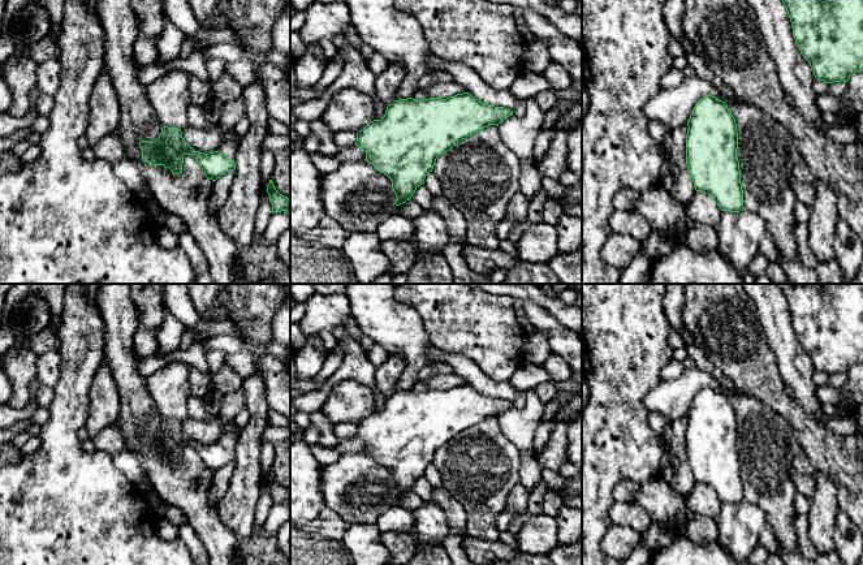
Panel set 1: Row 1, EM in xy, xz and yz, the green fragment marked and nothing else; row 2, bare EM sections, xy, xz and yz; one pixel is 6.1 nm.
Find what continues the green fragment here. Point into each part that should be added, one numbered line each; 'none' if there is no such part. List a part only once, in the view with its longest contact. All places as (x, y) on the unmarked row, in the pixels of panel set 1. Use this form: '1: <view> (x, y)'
none

